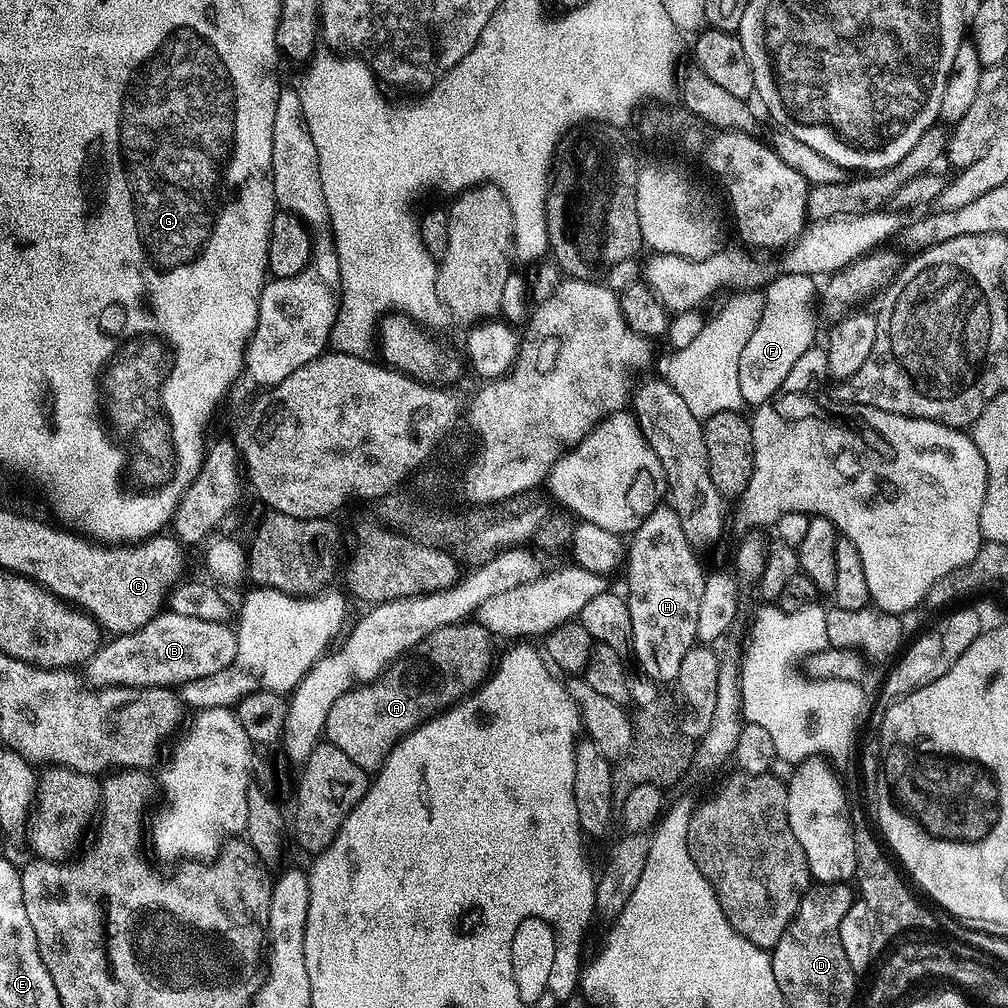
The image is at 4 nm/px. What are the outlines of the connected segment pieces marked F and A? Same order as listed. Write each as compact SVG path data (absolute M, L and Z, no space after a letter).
M782 272L779 275L768 286L765 285L761 319L738 358L741 398L745 405L754 408L765 404L779 392L794 363L815 345L816 312L818 316L815 277L797 272Z
M461 622L434 630L421 644L397 660L379 680L357 687L330 708L324 727L327 743L338 746L338 750L347 754L362 771L369 774L379 772L384 759L392 753L403 736L410 735L419 724L425 724L433 716L439 716L453 704L472 695L488 679L494 667L492 643L492 633L487 632L478 622Z

